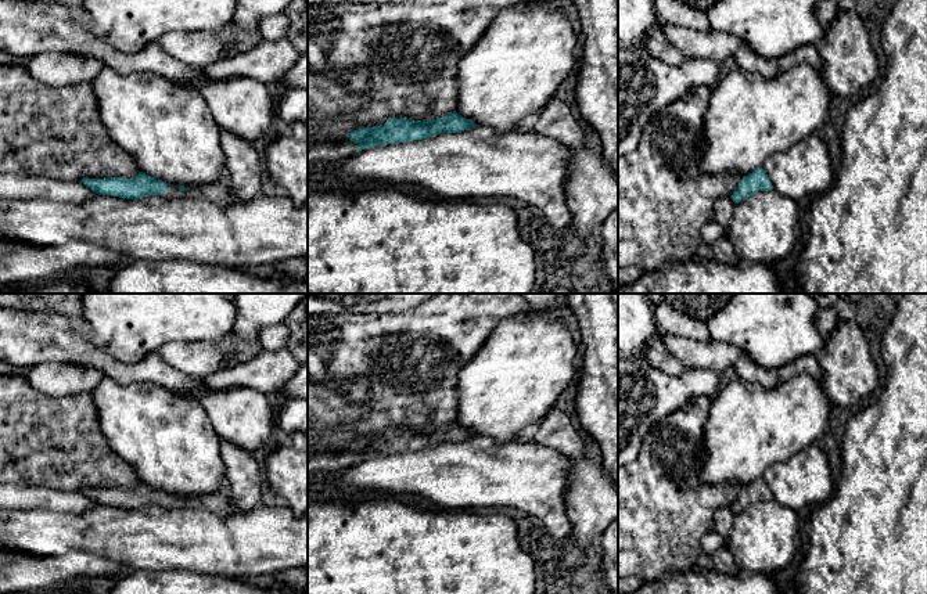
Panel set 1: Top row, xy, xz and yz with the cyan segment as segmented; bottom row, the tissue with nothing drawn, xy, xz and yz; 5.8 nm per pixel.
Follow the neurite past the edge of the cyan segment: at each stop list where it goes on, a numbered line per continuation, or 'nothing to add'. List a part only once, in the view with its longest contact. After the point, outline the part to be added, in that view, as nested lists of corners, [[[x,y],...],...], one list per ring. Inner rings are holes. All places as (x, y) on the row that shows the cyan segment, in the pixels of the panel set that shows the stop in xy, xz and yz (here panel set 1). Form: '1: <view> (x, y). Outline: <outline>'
1: xy (218, 190). Outline: [[[219,179],[213,183],[202,186],[191,186],[187,191],[180,191],[179,186],[170,184],[165,190],[164,197],[238,202],[238,199],[229,190],[229,179]]]

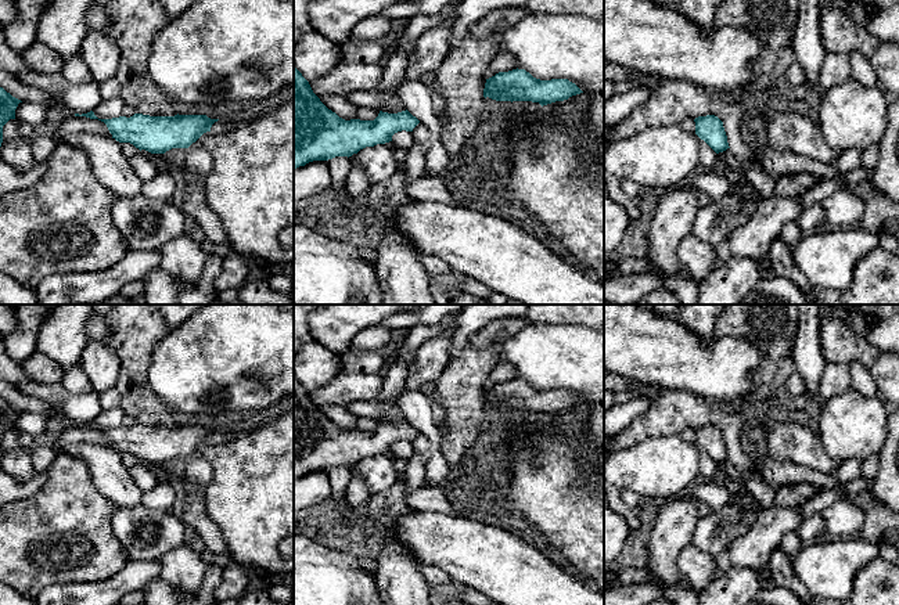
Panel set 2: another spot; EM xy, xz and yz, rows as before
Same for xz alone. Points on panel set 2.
nothing to add

